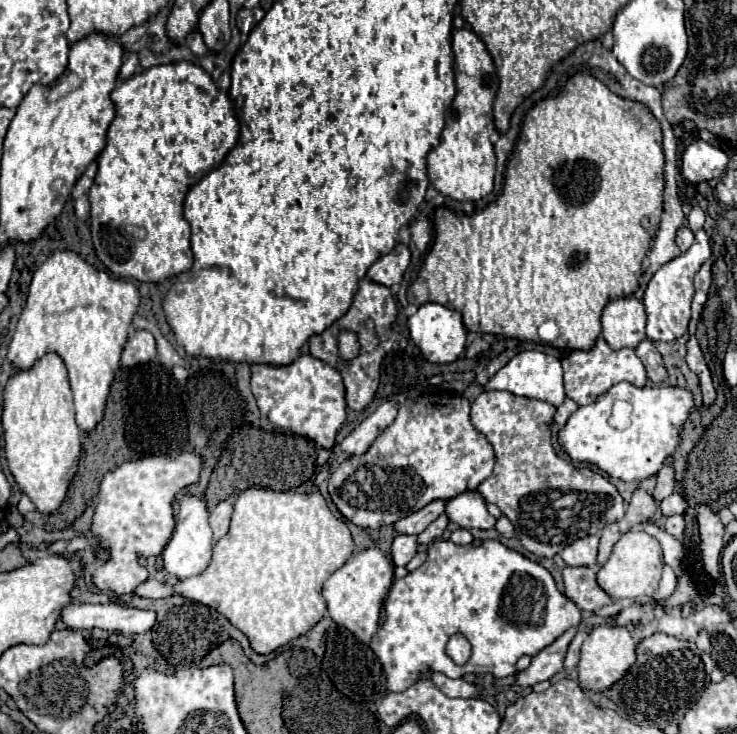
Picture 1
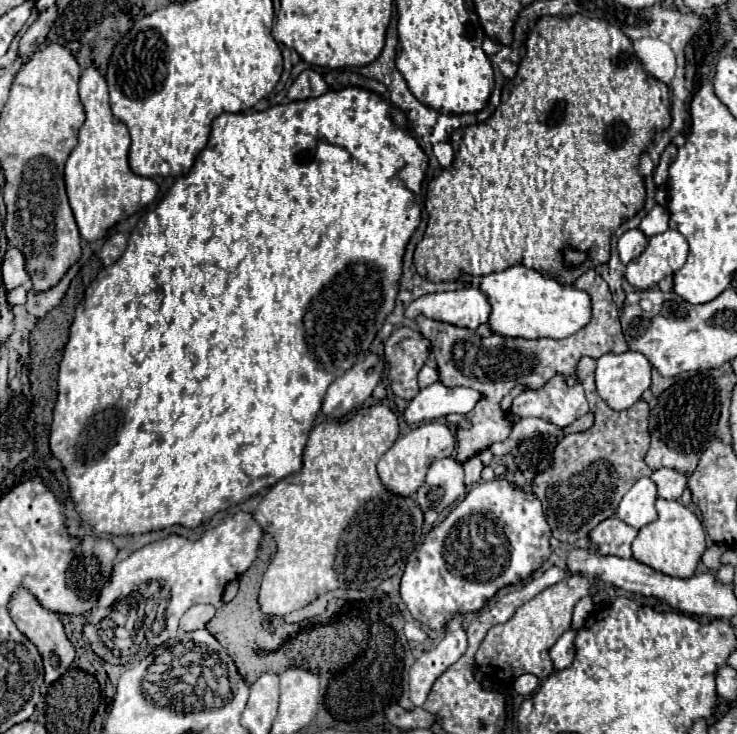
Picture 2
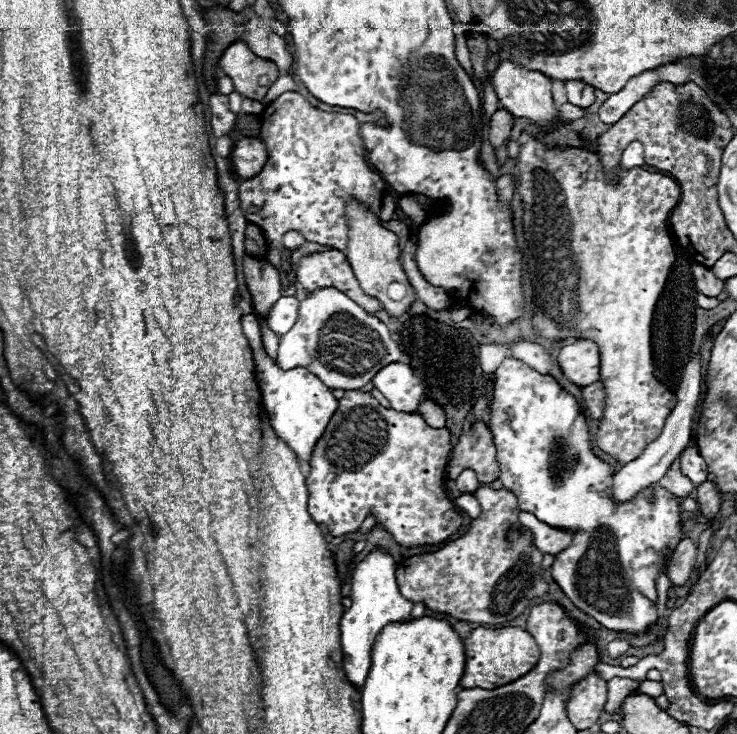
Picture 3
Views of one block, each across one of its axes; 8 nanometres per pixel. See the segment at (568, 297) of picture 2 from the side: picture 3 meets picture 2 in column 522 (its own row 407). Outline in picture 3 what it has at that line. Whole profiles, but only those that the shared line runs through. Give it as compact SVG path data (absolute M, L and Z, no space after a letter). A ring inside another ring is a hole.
M246 314L242 318L244 334L254 350L254 362L256 362L256 376L262 390L264 408L268 412L270 424L274 432L296 452L300 460L310 460L312 448L326 430L332 414L338 410L338 400L332 394L332 390L312 372L306 368L290 368L282 370L264 350L262 338L260 338L260 322L254 314Z

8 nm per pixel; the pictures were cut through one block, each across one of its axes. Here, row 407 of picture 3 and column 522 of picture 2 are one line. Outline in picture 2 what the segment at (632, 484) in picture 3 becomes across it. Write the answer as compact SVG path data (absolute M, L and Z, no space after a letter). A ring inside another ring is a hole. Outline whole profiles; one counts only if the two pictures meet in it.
M522 674L520 678L516 678L514 682L514 690L522 696L530 696L534 690L538 688L538 678L534 674Z

